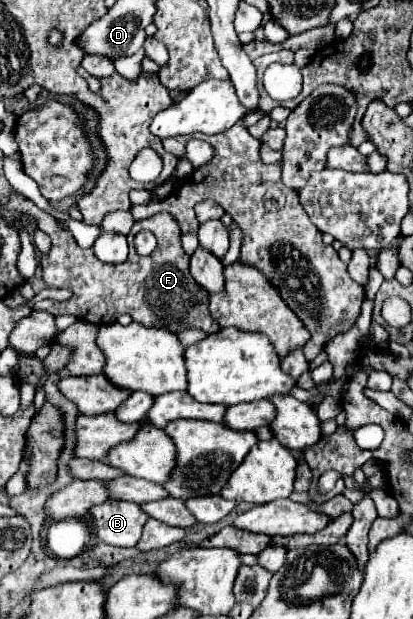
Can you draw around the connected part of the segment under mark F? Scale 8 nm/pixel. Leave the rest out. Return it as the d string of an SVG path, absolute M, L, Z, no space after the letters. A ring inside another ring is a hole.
M39 210L35 218L39 220L39 228L49 234L53 244L49 256L41 258L43 280L53 288L71 290L73 296L61 304L49 300L37 302L33 310L47 310L49 314L73 314L79 320L87 320L91 324L111 324L117 316L129 314L143 326L163 328L173 334L179 334L187 328L201 328L209 334L219 330L219 324L207 310L207 290L201 288L189 274L189 256L181 248L181 230L171 214L163 212L135 222L129 232L129 258L117 266L97 260L91 248L83 250L75 242L75 238L65 228L61 228L47 212ZM141 230L149 230L157 236L157 248L149 256L139 256L135 252L133 238Z

